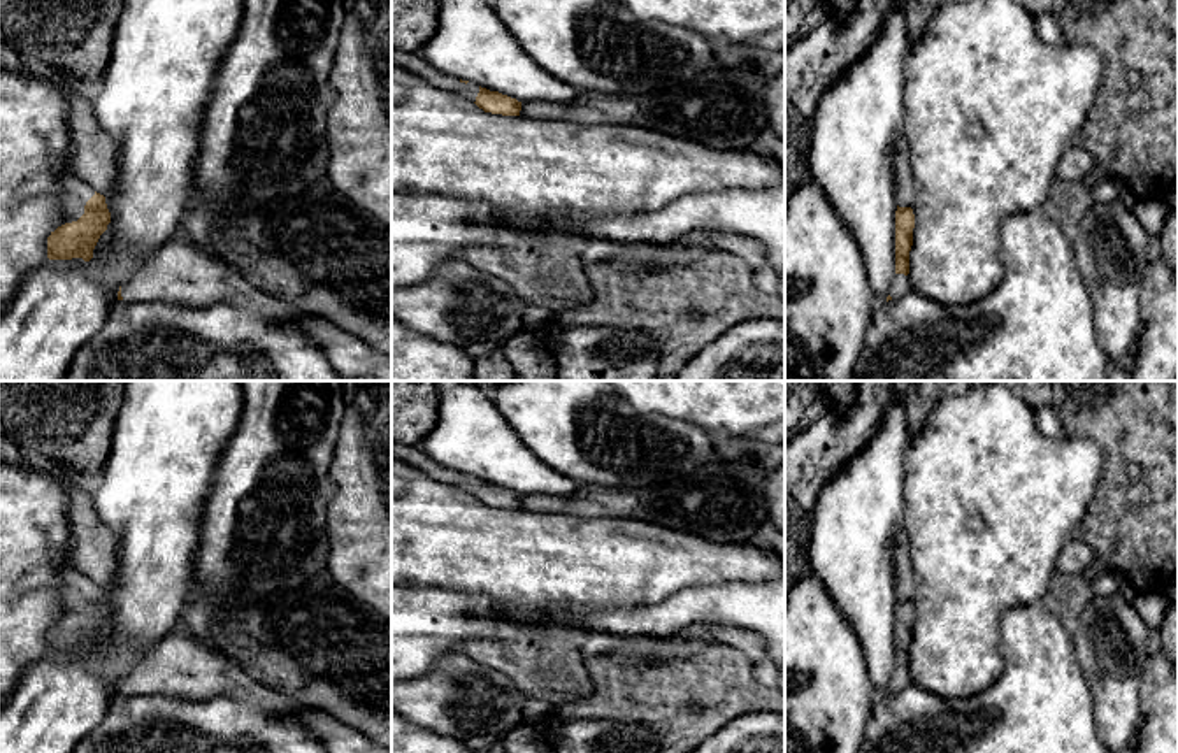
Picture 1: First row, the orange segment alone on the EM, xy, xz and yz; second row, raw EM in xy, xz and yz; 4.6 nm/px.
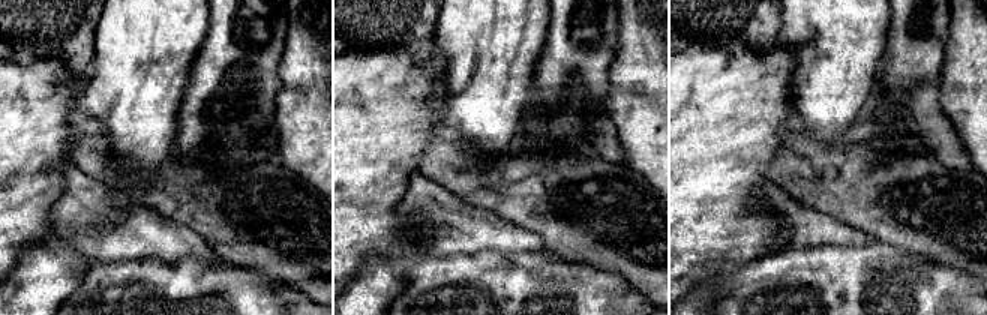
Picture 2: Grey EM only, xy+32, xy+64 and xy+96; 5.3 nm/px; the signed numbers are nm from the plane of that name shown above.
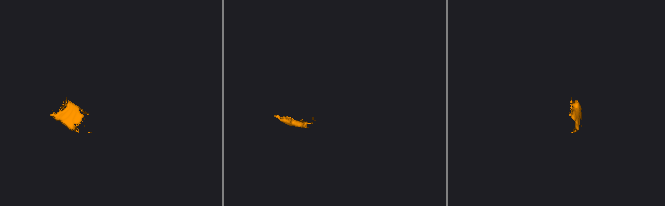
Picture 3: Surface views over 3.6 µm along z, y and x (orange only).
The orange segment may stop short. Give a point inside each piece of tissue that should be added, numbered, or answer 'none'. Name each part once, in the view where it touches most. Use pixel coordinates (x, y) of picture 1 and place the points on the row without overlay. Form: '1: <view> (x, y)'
1: xy (74, 587)
2: xy (179, 664)

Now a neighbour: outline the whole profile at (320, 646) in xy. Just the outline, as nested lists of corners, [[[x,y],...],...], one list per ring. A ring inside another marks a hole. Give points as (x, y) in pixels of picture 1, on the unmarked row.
[[[323,577],[267,604],[218,609],[195,584],[181,611],[181,628],[233,658],[260,685],[295,706],[323,711],[391,751],[391,623],[346,588]]]

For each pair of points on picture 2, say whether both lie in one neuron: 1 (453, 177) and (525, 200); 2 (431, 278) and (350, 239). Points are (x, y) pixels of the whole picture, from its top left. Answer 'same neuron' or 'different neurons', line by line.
1: same neuron
2: different neurons

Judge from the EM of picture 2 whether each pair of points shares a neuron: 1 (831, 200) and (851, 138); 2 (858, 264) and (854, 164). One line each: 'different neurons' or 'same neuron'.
1: different neurons
2: different neurons

